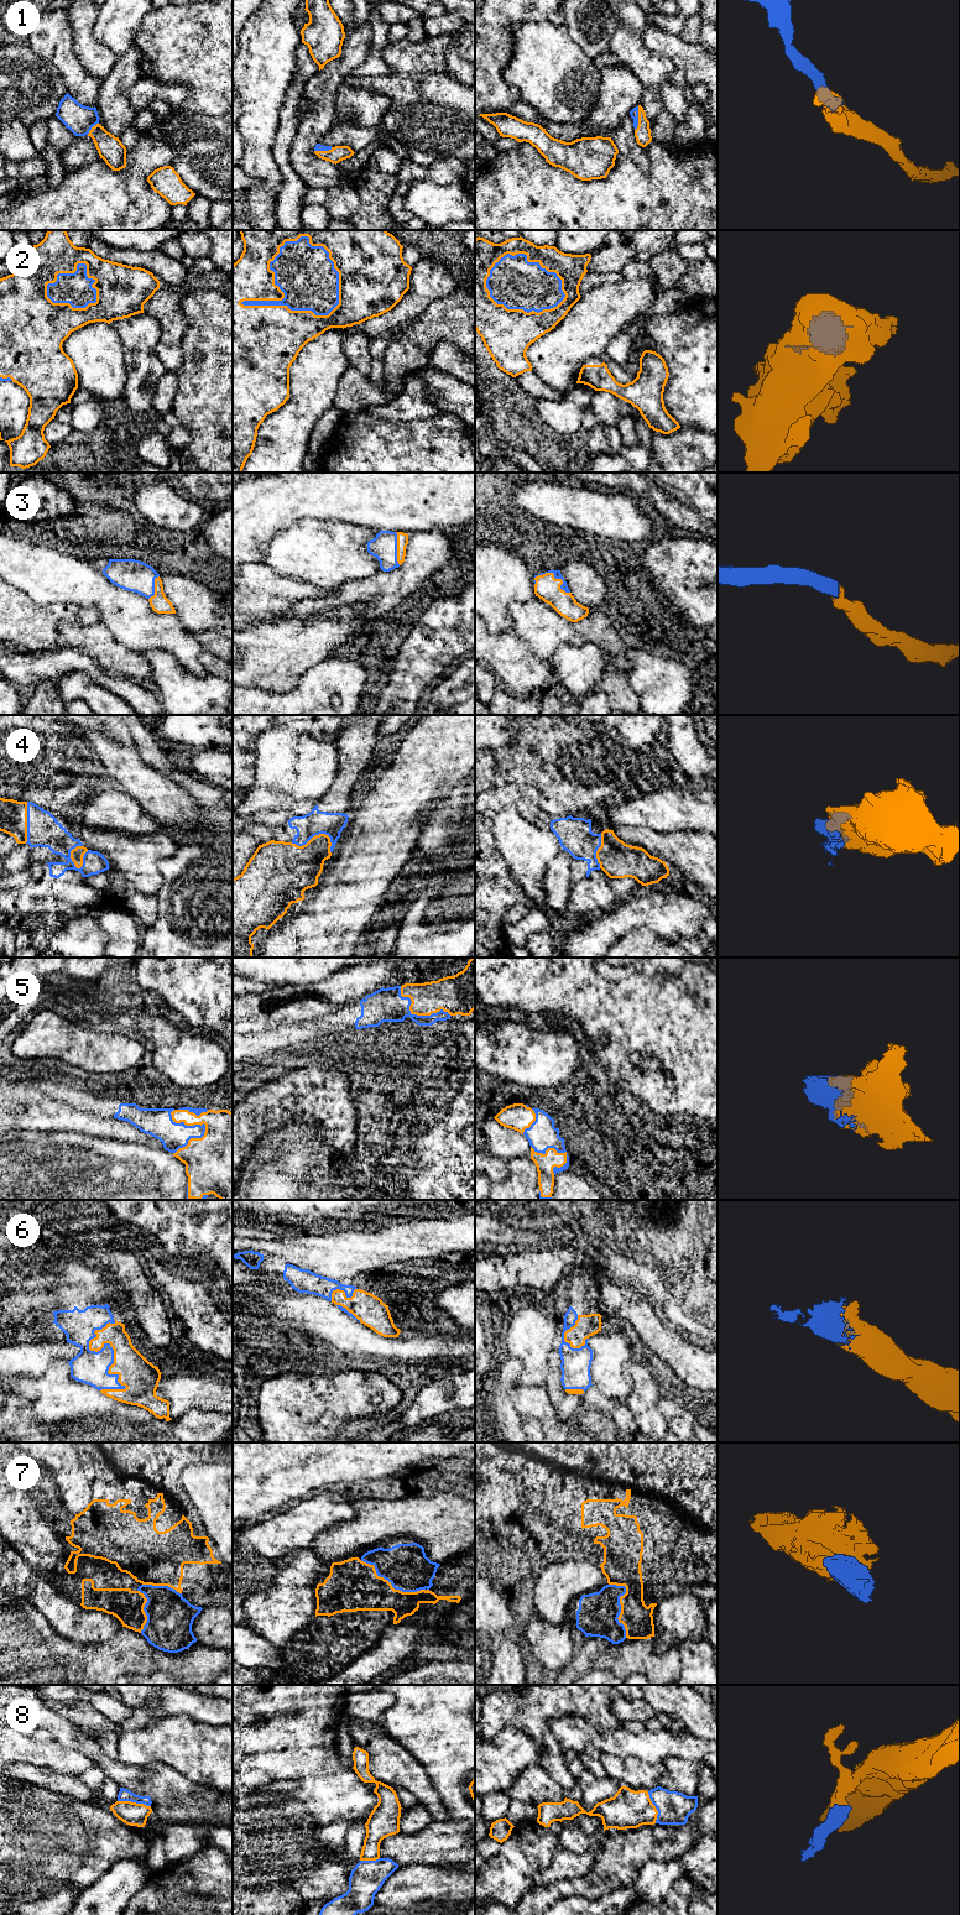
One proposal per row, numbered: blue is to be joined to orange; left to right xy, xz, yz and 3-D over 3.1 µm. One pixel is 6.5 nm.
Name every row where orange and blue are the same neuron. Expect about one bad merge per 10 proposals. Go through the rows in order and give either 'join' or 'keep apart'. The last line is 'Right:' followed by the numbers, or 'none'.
1: join
2: join
3: join
4: join
5: join
6: join
7: join
8: join
Right: 1, 2, 3, 4, 5, 6, 7, 8

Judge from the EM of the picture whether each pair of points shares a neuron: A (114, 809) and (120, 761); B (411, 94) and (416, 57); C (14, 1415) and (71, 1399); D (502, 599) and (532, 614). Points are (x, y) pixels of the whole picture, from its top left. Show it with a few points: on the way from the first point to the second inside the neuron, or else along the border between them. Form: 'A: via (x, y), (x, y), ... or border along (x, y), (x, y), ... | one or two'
A: border along (111, 783), (128, 792), (140, 803) | two
B: border along (391, 71), (401, 73), (443, 73) | two
C: border along (31, 1408), (35, 1413) | two
D: border along (535, 595), (523, 603), (514, 605), (512, 630) | two

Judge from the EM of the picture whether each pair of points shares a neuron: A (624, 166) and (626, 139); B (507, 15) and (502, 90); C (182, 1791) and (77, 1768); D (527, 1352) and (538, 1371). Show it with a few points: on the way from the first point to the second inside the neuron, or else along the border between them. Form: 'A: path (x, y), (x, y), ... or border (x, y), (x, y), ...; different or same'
A: border (619, 151), (643, 172), (650, 172); different
B: path (495, 34), (495, 72); same
C: border (67, 1748), (81, 1752), (94, 1765); different
D: path (532, 1357), (536, 1366); same

